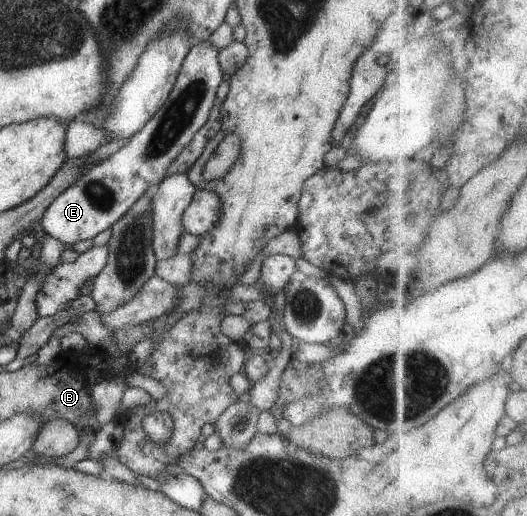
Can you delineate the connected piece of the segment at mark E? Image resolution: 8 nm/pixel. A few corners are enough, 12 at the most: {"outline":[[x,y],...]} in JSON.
{"outline":[[190,48],[158,113],[40,219],[66,247],[122,219],[208,122],[223,81]]}

